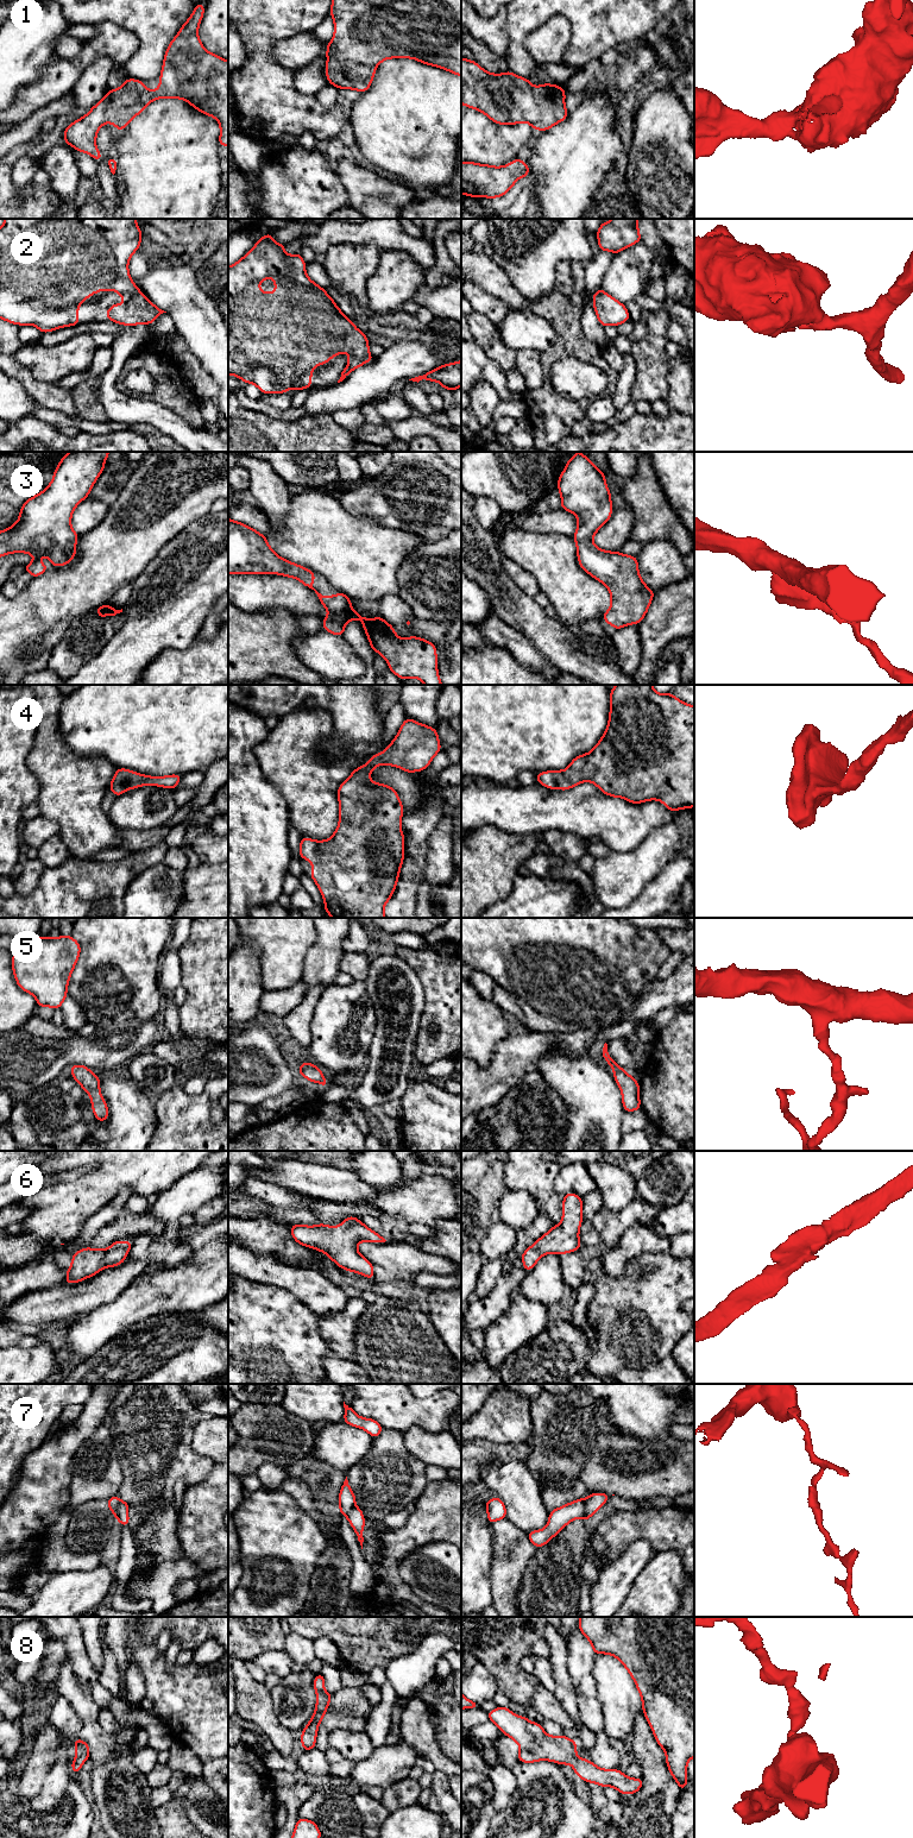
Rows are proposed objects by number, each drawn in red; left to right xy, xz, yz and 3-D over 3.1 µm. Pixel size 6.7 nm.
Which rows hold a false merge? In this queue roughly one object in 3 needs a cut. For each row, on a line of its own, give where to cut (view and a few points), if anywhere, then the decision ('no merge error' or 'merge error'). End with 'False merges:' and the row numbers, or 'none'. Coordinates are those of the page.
1: no cut | no merge error
2: no cut | no merge error
3: no cut | no merge error
4: no cut | no merge error
5: no cut | no merge error
6: no cut | no merge error
7: yz (589, 1498), (583, 1517) | merge error
8: no cut | no merge error
False merges: 7

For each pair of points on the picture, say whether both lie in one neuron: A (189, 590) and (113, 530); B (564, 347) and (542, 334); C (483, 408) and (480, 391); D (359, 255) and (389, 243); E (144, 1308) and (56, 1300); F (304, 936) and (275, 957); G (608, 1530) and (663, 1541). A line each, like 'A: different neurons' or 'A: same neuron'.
A: different neurons
B: different neurons
C: same neuron
D: different neurons
E: different neurons
F: same neuron
G: same neuron

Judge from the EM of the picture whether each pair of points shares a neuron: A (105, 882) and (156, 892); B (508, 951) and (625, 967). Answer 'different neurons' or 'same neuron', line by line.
A: different neurons
B: same neuron

